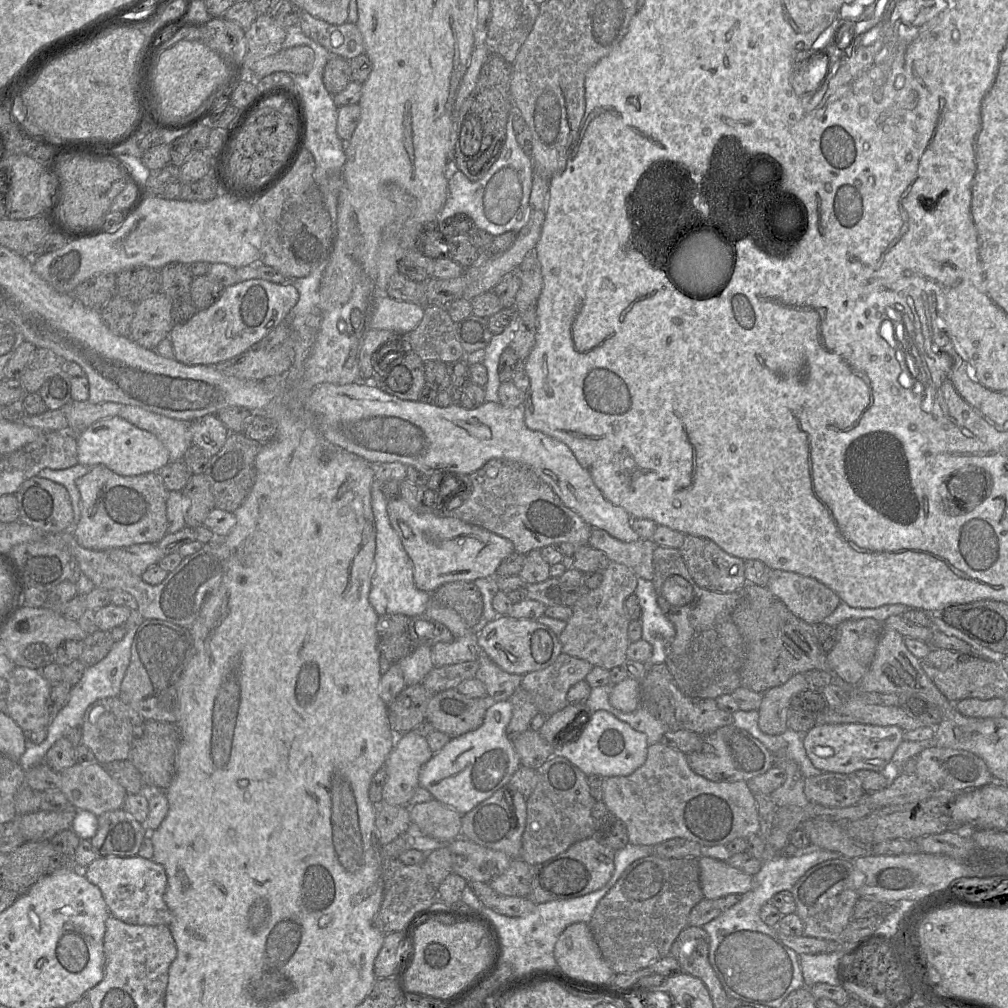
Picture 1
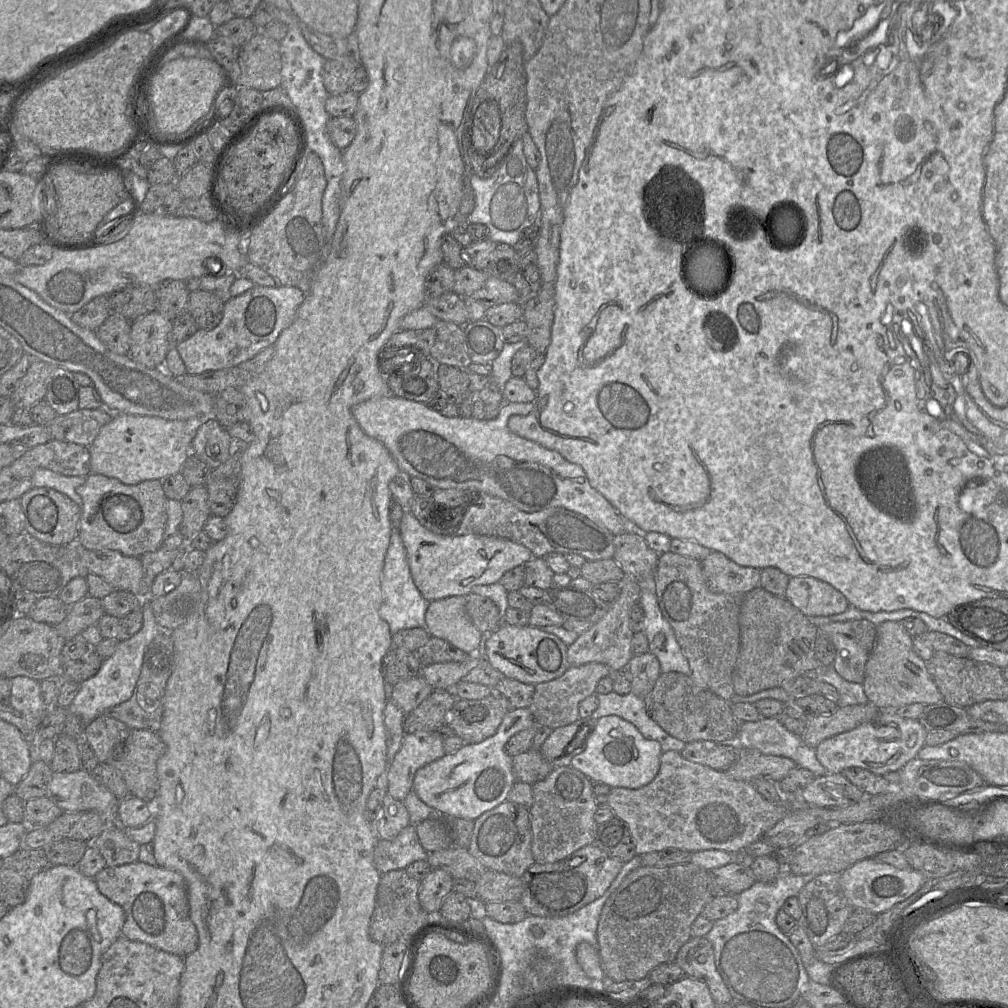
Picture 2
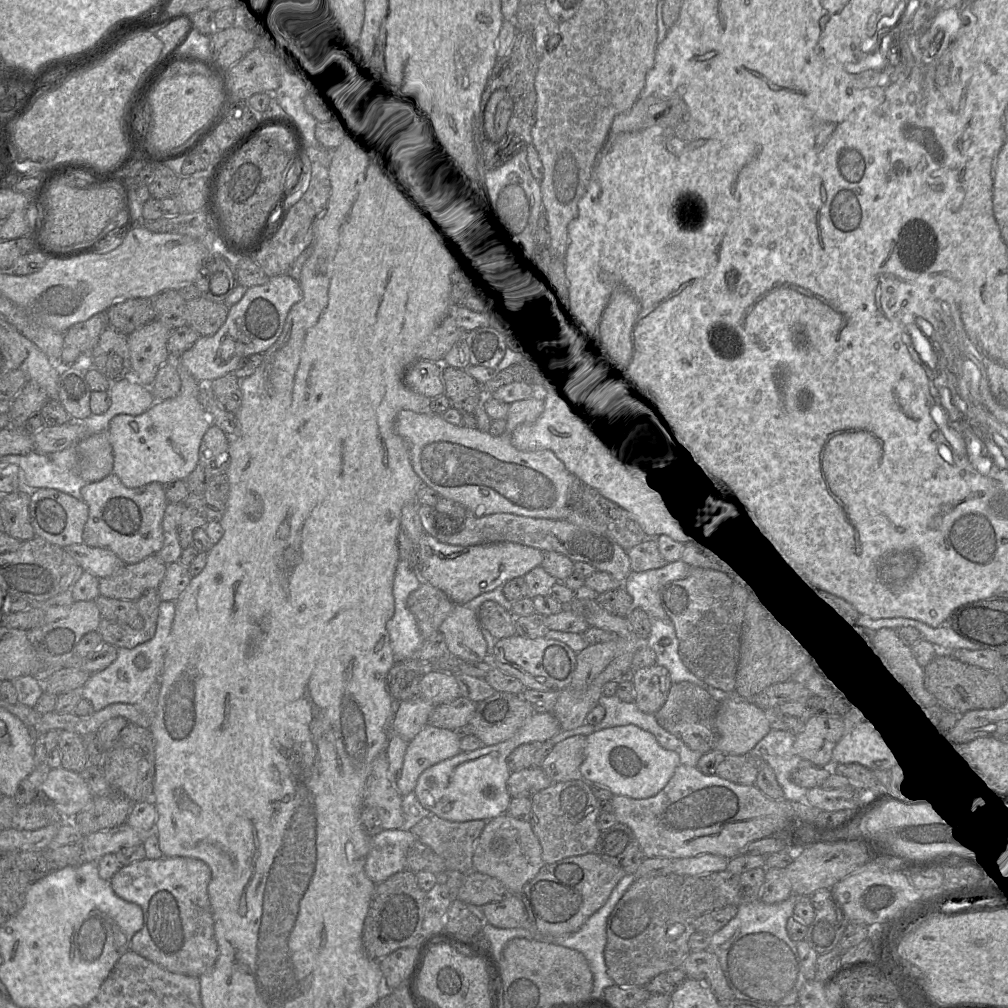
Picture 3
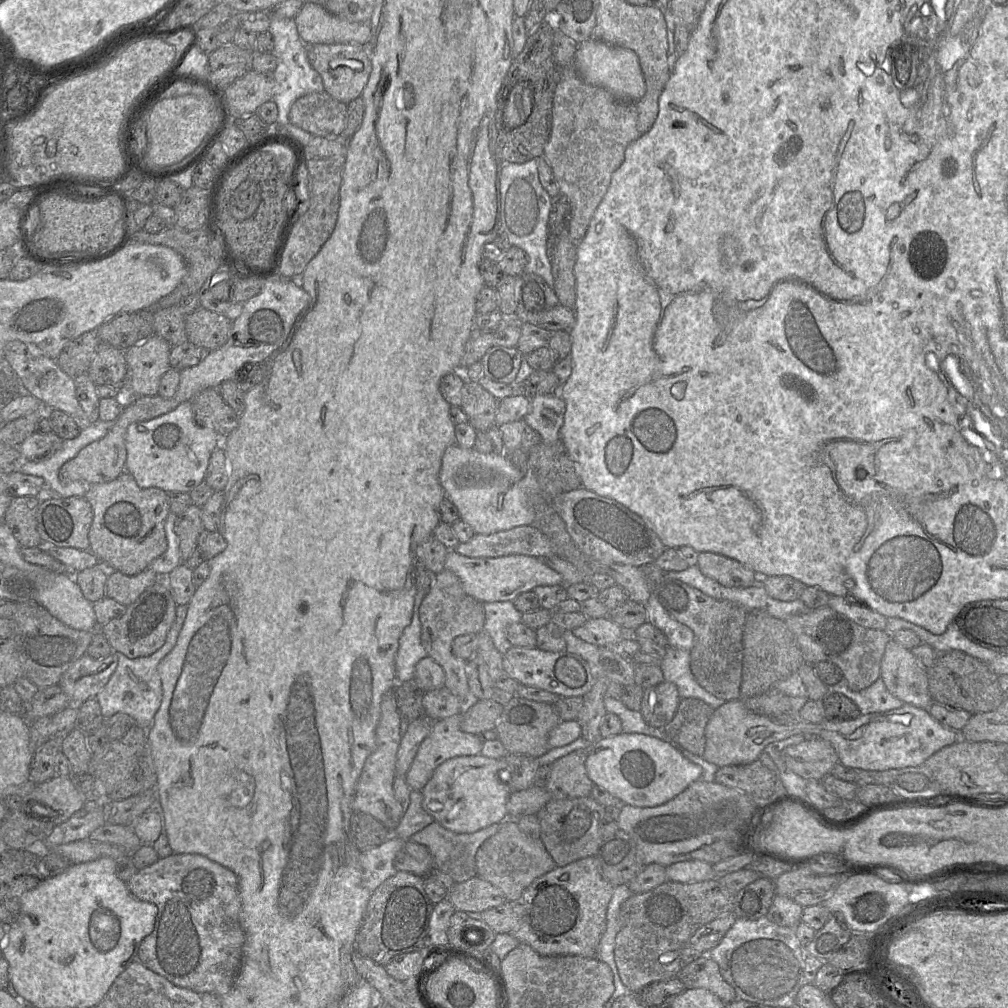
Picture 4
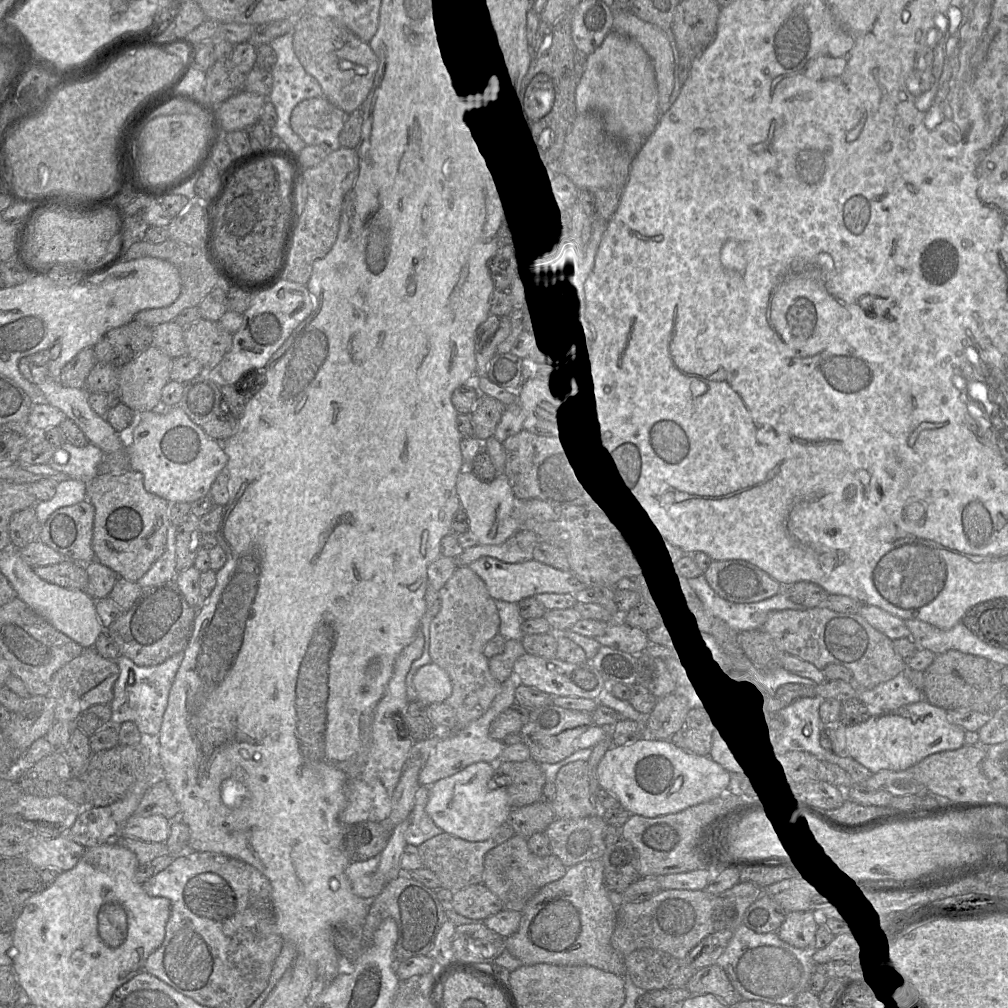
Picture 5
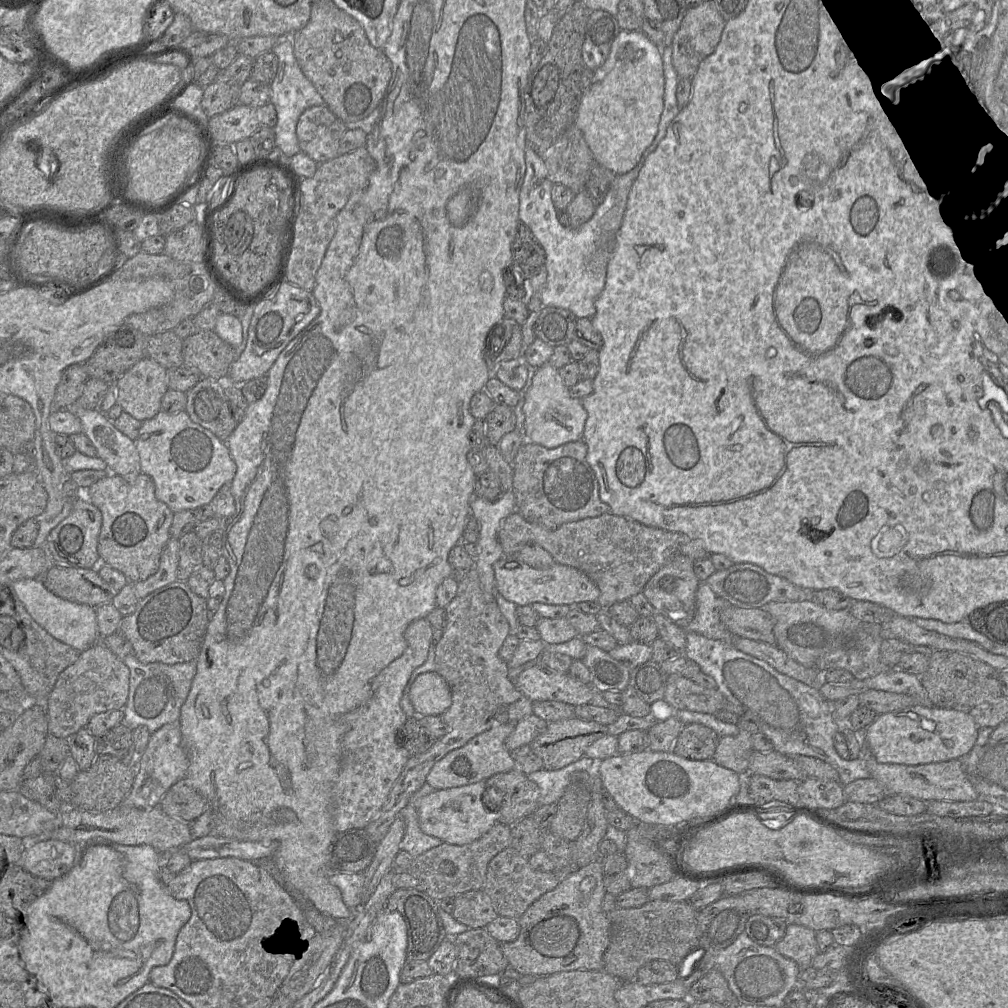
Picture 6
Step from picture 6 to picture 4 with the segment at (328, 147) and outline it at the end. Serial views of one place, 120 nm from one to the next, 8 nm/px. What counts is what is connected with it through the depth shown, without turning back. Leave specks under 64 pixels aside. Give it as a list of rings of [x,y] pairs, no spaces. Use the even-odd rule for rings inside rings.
[[[325,91],[298,98],[291,106],[292,124],[313,136],[335,138],[344,135],[348,106]]]

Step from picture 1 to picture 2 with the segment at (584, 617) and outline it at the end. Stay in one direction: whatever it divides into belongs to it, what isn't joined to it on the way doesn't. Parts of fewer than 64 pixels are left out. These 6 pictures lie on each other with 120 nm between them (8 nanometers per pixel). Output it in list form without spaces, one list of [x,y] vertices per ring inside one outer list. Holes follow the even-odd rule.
[[[625,576],[619,583],[620,594],[618,598],[609,604],[608,610],[597,622],[579,635],[575,642],[568,646],[567,657],[570,666],[576,667],[588,663],[603,663],[612,671],[618,671],[634,655],[632,652],[633,630],[630,626],[630,611],[633,605],[639,601],[640,584],[633,578]]]

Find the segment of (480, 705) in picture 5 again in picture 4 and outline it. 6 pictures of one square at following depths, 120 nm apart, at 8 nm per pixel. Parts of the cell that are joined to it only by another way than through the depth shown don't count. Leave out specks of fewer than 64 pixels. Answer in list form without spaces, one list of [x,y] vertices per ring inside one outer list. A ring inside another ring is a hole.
[[[444,569],[434,576],[429,592],[419,607],[421,623],[421,642],[430,656],[444,670],[445,687],[468,706],[481,700],[474,697],[469,689],[465,672],[466,660],[457,657],[452,651],[453,640],[462,635],[477,634],[484,629],[485,611],[481,601],[468,595],[460,579],[451,571]]]

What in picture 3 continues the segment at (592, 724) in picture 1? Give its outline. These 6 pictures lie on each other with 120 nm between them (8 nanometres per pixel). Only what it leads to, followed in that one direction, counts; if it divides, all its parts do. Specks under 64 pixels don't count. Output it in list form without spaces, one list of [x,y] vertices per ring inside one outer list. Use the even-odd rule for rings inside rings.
[[[629,724],[596,730],[587,736],[580,771],[587,782],[605,785],[614,795],[645,799],[659,793],[680,764],[676,752],[663,748],[650,732]]]

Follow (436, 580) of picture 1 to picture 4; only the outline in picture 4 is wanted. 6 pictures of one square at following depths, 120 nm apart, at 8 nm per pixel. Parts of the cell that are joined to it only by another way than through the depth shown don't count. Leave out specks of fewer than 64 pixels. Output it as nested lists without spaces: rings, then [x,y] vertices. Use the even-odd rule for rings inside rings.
[[[448,550],[445,569],[453,572],[461,581],[466,593],[481,602],[512,601],[521,593],[533,591],[537,586],[564,585],[562,576],[546,565],[541,558],[528,555],[508,555],[501,557],[468,557]]]

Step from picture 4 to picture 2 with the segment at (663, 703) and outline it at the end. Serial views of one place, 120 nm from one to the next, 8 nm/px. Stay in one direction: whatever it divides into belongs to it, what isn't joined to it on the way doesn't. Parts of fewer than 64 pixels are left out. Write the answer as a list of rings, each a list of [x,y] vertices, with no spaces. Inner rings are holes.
[[[650,651],[633,655],[629,661],[632,674],[632,693],[645,698],[654,687],[661,672],[660,663],[656,656]]]

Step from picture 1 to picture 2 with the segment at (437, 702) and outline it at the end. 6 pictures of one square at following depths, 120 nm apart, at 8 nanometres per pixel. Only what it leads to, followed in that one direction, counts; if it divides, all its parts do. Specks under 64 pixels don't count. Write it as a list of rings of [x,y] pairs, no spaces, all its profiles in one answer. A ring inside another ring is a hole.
[[[495,692],[482,699],[456,698],[446,715],[446,726],[466,743],[479,743],[495,734],[511,709],[508,700]]]

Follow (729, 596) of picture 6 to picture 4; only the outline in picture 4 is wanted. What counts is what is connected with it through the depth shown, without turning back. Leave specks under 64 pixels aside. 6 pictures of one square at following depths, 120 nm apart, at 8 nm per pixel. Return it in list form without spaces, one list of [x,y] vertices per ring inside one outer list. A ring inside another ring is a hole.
[[[700,552],[697,567],[707,577],[726,587],[750,587],[760,577],[742,563],[713,552]]]

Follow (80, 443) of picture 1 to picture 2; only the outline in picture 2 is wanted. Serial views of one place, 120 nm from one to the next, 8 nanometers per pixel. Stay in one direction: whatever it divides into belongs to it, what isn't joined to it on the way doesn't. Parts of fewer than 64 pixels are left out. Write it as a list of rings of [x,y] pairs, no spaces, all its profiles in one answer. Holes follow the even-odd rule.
[[[115,414],[88,447],[91,472],[116,478],[127,485],[180,473],[203,419],[169,420],[146,415]]]

